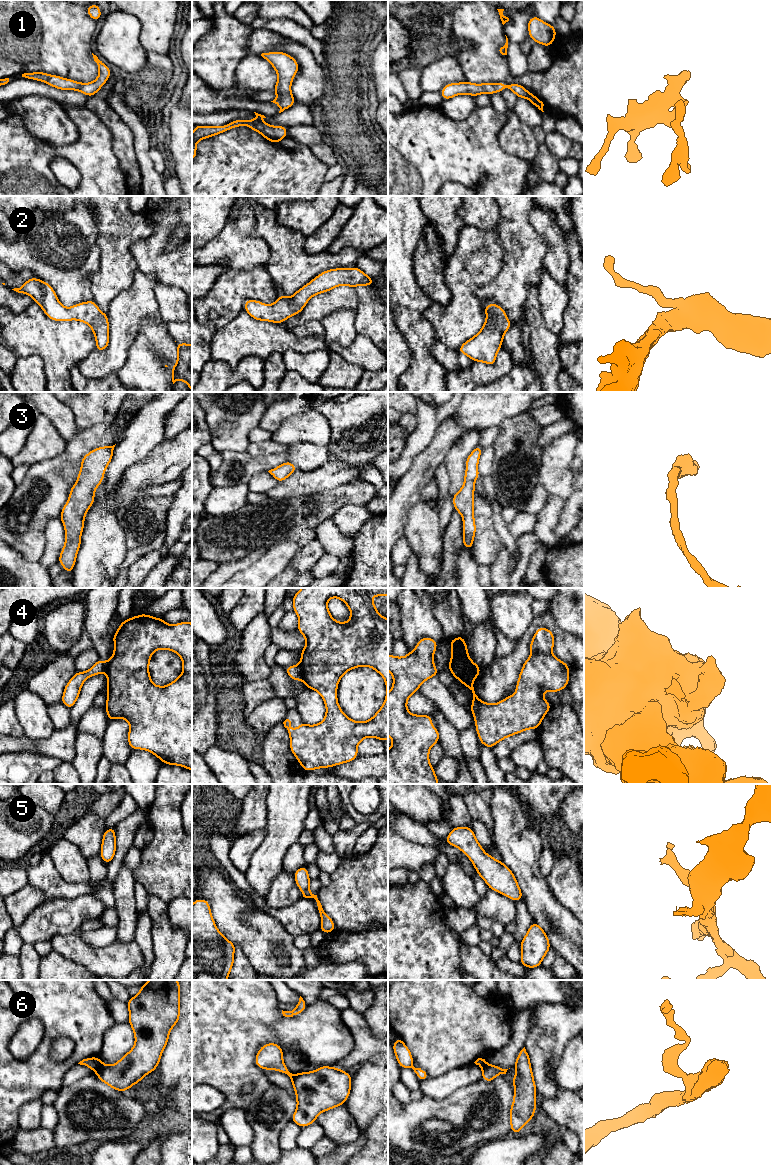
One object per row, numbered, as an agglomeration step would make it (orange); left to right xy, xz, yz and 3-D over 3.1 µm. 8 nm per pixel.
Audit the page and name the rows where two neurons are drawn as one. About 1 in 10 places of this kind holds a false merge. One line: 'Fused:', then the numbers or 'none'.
Fused: 4, 6

